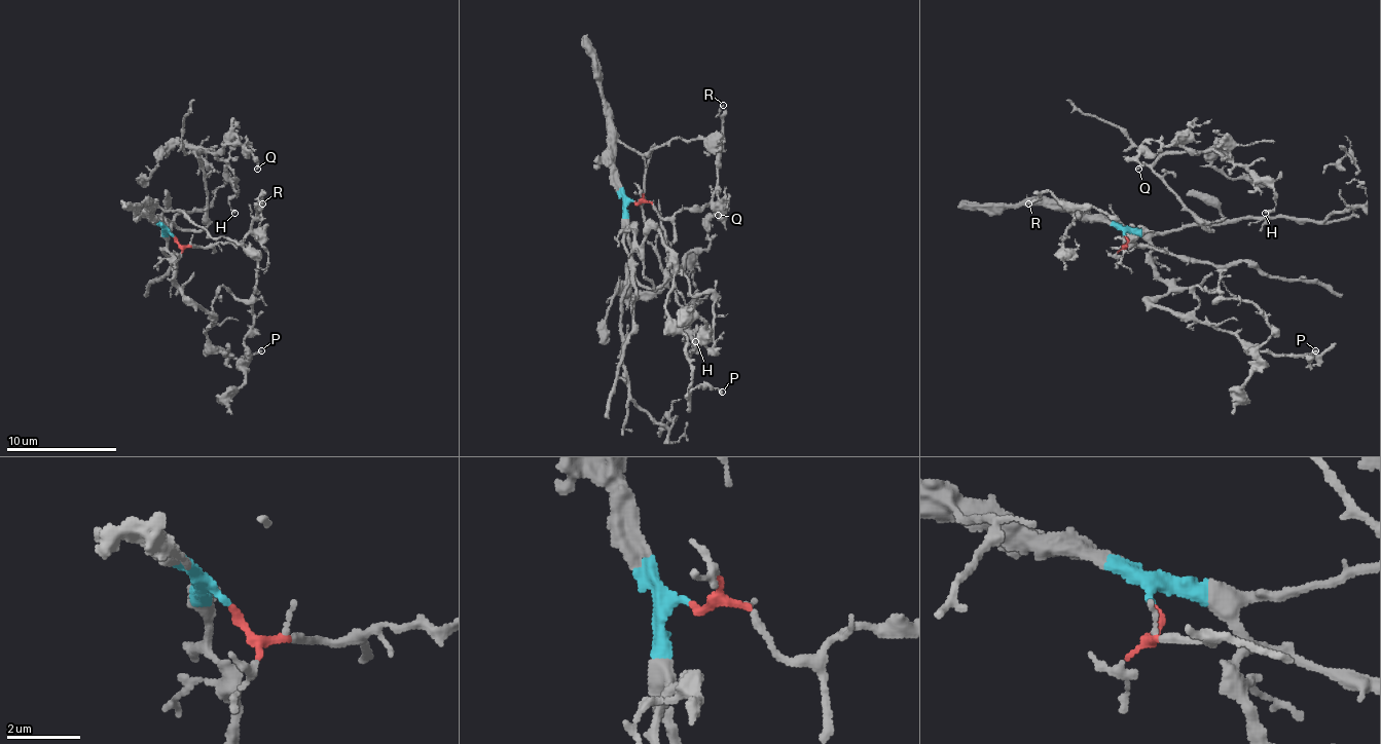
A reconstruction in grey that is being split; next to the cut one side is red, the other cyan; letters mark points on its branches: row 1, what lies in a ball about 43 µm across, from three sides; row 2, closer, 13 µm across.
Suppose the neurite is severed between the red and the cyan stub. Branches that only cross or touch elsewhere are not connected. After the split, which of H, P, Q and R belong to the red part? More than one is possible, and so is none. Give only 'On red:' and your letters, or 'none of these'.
On red: R

